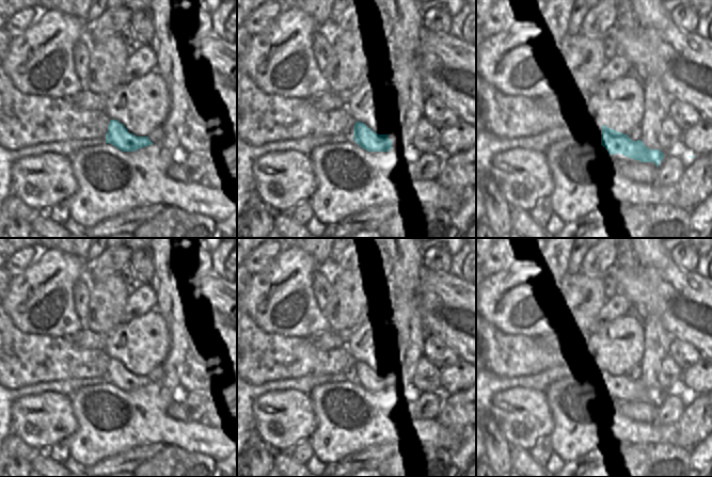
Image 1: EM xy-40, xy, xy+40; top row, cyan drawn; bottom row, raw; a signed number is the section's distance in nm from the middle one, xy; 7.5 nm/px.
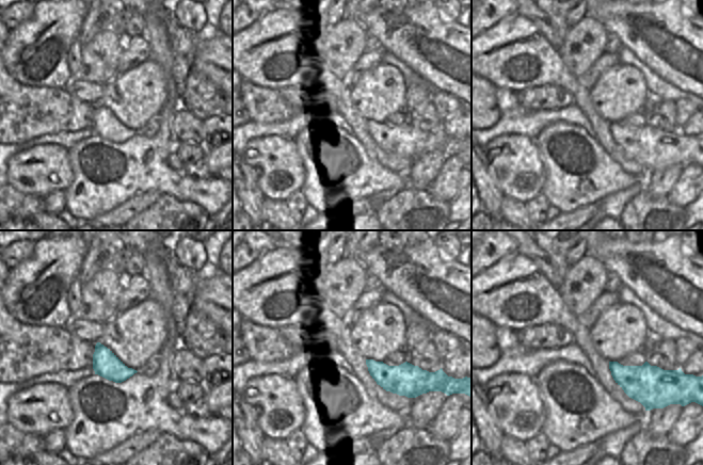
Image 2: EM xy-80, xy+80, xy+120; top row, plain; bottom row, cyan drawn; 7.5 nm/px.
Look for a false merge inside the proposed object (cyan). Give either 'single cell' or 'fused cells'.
single cell

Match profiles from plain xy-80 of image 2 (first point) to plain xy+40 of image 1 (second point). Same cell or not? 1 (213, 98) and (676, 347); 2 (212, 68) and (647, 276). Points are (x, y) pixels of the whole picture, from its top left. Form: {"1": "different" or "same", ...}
{"1": "same", "2": "same"}

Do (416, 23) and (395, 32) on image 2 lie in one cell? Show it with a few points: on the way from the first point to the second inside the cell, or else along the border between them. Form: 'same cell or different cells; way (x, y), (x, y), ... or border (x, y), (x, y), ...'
same cell; way (411, 29), (408, 32), (400, 32)

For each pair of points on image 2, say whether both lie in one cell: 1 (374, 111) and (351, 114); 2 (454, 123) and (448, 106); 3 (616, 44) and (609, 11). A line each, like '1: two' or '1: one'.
1: two
2: two
3: two

